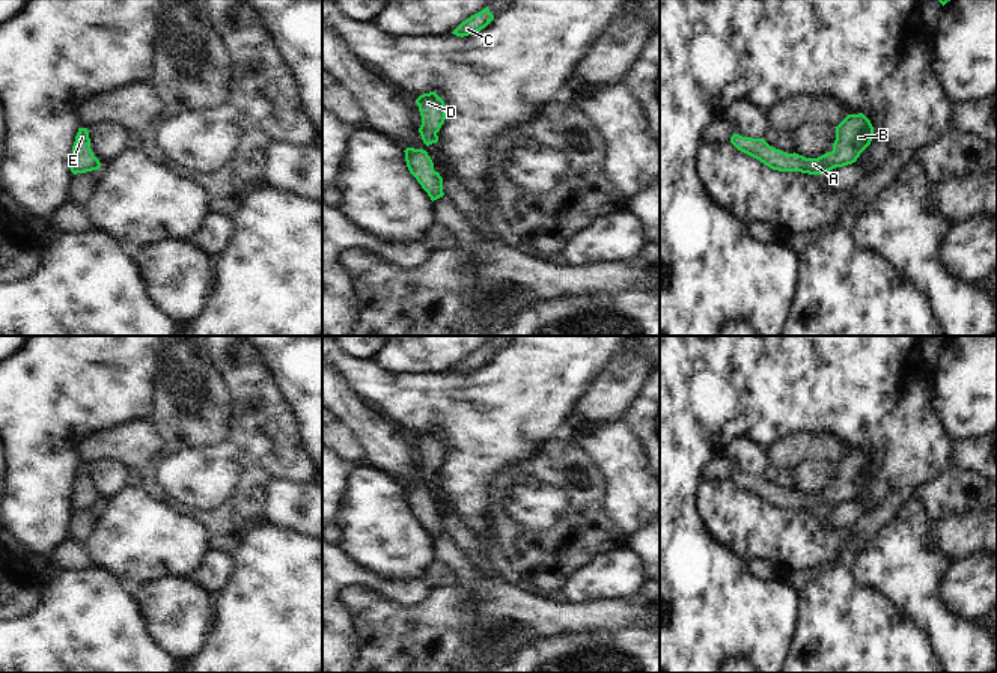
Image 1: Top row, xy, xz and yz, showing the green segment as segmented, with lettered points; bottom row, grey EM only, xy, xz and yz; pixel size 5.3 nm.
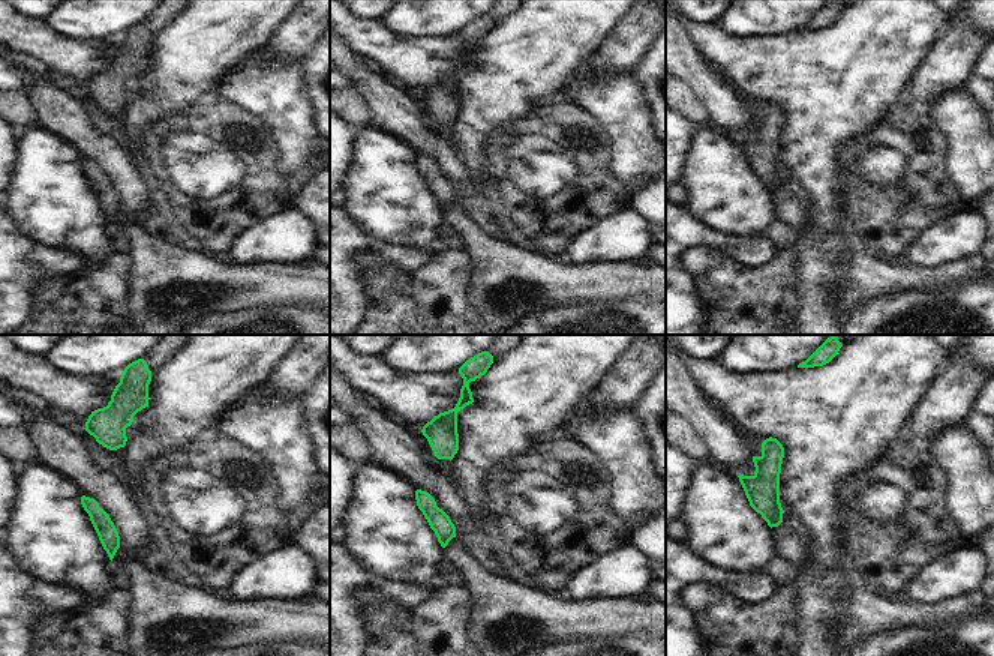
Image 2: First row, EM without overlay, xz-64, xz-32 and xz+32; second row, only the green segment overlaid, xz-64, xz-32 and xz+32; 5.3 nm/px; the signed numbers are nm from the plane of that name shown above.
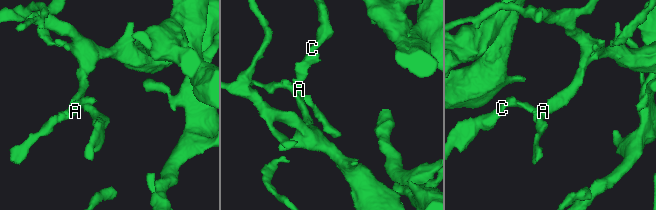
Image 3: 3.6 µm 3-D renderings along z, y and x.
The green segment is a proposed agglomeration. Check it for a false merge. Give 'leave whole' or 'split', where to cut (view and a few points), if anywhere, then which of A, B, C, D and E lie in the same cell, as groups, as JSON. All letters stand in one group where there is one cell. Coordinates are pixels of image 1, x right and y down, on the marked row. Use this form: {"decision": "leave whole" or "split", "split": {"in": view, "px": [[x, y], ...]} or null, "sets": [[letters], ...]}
{"decision": "leave whole", "split": null, "sets": [["A", "B", "C", "D", "E"]]}

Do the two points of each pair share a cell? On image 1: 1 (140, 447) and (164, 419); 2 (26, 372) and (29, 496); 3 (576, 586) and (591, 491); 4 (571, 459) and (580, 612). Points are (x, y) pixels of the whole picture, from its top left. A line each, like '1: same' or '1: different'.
1: different
2: same
3: different
4: different

